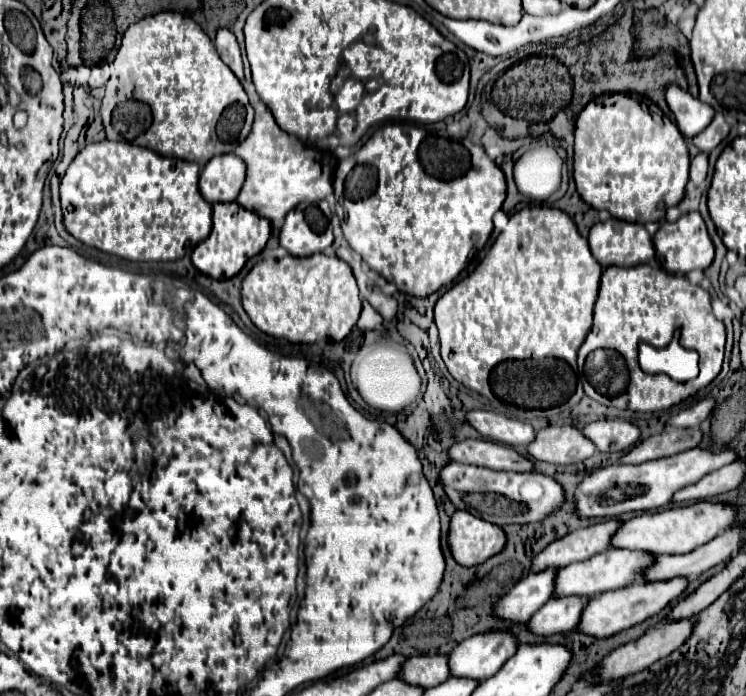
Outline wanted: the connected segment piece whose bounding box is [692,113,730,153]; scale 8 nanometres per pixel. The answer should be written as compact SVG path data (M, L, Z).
M718 113L714 117L714 121L700 133L692 139L692 143L698 147L698 151L704 151L704 153L710 153L714 147L718 147L730 133L730 125L726 123L724 115Z

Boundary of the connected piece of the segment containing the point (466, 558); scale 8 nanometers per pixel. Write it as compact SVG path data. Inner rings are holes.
M458 509L450 521L450 549L454 559L464 565L482 565L506 547L506 533L466 509Z

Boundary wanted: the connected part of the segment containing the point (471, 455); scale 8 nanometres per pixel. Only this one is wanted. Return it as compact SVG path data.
M464 439L450 449L450 459L458 463L480 465L496 471L532 471L534 461L520 455L508 445L498 445L486 439Z

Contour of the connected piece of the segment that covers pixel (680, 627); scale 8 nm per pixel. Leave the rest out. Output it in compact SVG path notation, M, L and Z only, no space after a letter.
M686 617L680 621L666 621L666 623L658 623L656 627L652 627L650 631L646 631L640 639L622 645L620 649L614 649L608 659L604 659L604 673L602 679L622 679L626 675L634 675L640 669L646 669L648 665L652 665L654 661L670 655L674 649L678 649L680 645L684 645L684 641L692 635L692 631L696 629L696 617Z

